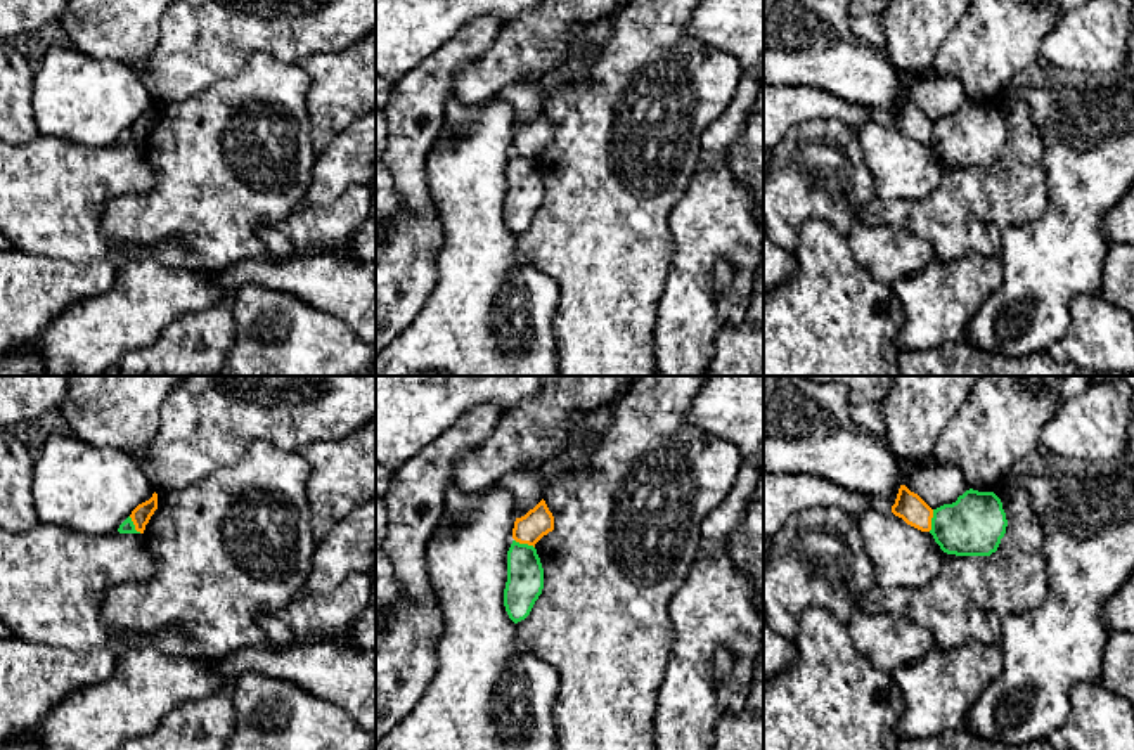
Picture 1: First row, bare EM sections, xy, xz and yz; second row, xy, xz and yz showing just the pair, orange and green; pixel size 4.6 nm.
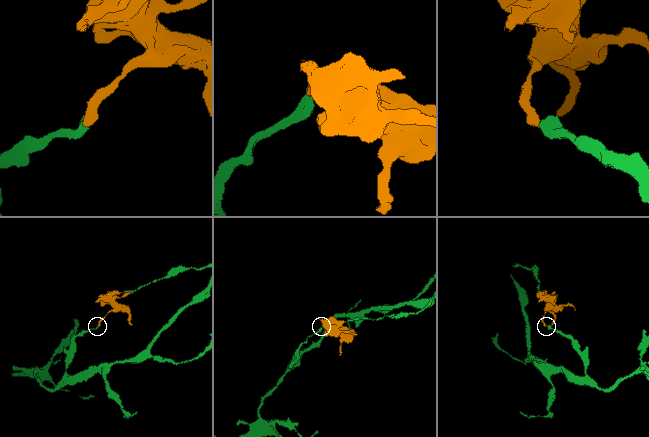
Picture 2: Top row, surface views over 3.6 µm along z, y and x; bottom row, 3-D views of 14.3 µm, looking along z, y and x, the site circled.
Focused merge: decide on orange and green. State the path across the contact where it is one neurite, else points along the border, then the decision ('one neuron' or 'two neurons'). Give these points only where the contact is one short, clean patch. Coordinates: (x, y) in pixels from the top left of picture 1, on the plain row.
two neurons

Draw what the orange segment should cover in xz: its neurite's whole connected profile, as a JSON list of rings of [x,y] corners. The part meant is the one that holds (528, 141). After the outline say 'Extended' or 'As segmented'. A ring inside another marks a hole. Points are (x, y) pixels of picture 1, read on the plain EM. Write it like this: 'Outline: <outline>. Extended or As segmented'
Outline: [[[542,111],[525,128],[516,130],[512,140],[512,151],[519,156],[533,158],[549,144],[554,142],[554,128]]]. As segmented

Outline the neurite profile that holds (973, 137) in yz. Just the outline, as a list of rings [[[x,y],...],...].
[[[970,100],[956,114],[933,121],[930,145],[947,166],[990,168],[1006,139],[1001,111],[994,104]]]

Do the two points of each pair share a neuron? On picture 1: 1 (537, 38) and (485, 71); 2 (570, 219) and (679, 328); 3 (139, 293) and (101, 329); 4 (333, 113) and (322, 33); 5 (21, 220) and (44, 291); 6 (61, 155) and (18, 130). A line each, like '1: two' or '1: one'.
1: one
2: two
3: one
4: two
5: two
6: two

